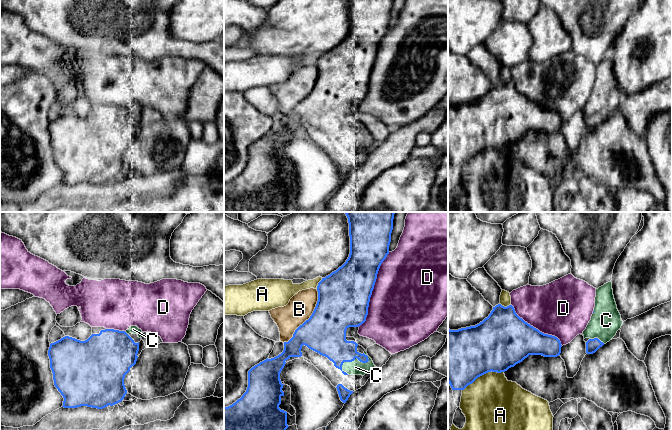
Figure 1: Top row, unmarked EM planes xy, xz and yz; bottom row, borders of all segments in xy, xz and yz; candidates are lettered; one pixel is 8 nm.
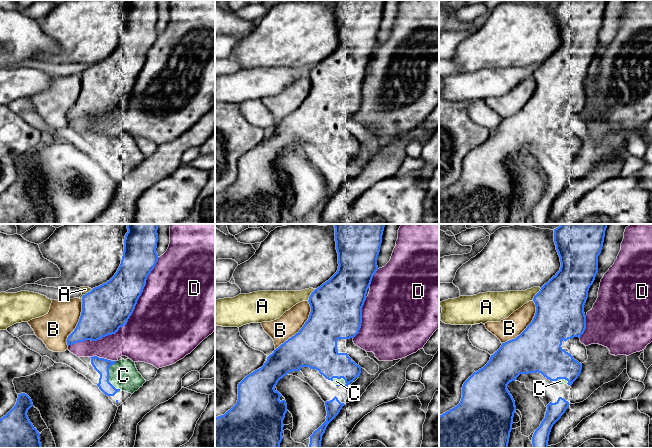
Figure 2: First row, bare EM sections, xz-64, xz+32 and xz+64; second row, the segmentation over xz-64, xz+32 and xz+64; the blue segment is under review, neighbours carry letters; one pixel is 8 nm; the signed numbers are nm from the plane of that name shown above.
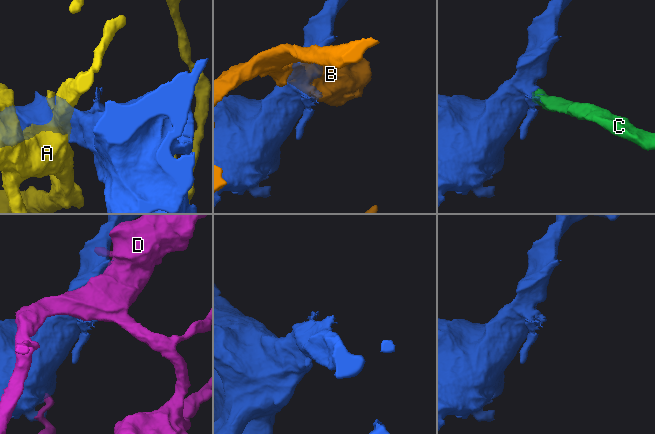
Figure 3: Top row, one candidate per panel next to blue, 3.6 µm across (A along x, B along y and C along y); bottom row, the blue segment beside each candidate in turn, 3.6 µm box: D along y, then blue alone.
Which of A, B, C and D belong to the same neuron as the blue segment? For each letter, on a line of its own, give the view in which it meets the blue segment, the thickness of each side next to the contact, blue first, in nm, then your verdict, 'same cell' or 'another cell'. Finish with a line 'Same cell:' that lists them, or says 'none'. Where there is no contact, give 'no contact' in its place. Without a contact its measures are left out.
A: contact in yz; calibres 440 and 460 nm; another cell
B: contact in xz; calibres 360 and 200 nm; another cell
C: contact in xz; calibres 280 and 120 nm; same cell
D: contact in xz; calibres 420 and 500 nm; another cell
Same cell: C

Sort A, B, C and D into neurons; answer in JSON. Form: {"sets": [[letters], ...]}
{"sets": [["A"], ["B"], ["C"], ["D"]]}

